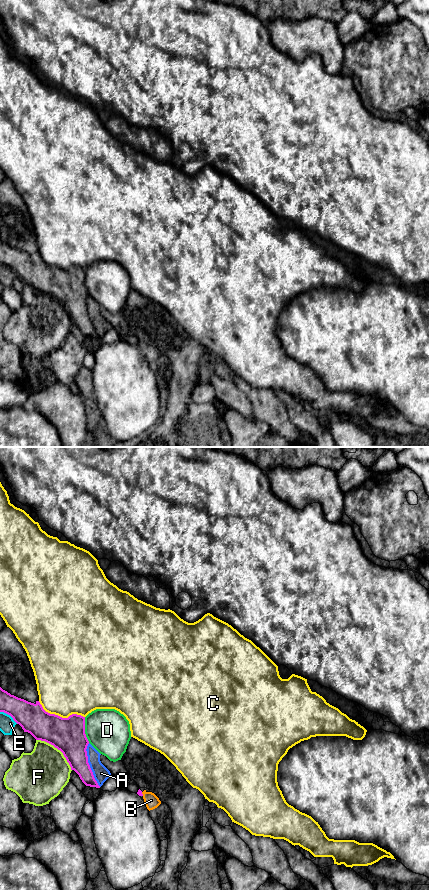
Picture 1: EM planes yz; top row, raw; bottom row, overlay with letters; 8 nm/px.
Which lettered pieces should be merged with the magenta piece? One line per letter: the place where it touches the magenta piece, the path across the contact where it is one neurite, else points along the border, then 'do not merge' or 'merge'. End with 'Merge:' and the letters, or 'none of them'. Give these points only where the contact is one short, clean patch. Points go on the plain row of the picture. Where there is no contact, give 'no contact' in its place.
A: meets magenta in yz at (89, 317); do not merge
B: meets magenta in yz at (142, 346); runs through yz (139, 344), (142, 346), (151, 352); merge
C: meets magenta in yz at (59, 268); do not merge
D: meets magenta in yz at (84, 282); do not merge
E: meets magenta in yz at (9, 266); do not merge
F: meets magenta in yz at (58, 301); do not merge
Merge: B

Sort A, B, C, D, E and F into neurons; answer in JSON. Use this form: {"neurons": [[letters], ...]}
{"neurons": [["A"], ["B"], ["C"], ["D"], ["E"], ["F"]]}

